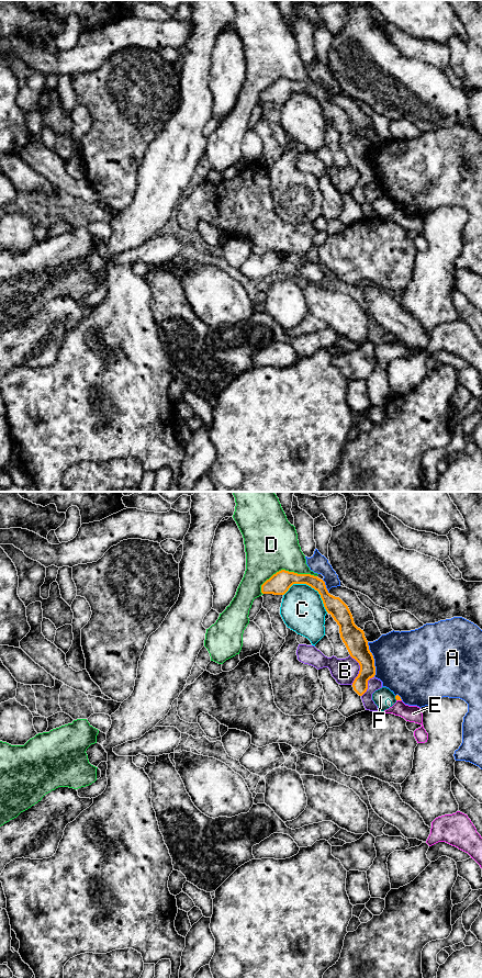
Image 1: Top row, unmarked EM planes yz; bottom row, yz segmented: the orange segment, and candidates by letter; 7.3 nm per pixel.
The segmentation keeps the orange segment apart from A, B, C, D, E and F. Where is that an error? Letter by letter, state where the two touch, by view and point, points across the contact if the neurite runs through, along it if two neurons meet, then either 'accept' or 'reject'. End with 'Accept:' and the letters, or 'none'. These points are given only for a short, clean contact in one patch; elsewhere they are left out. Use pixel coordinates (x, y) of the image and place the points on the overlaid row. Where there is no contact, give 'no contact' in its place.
A: yz (373, 660) | reject
B: yz (360, 670) | reject
C: yz (311, 586) | reject
D: yz (286, 571) | reject
E: yz (399, 699) | along yz (396, 699), (401, 700) | reject
F: yz (395, 698) | along yz (394, 696), (396, 699) | reject
Accept: none

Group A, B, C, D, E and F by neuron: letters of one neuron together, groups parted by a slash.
A / B / C / D / E / F

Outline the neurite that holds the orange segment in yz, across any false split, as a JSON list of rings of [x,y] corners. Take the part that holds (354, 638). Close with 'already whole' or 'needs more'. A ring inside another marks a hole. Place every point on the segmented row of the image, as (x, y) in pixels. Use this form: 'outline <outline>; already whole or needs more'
outline [[[281,570],[261,585],[261,593],[284,595],[293,584],[306,584],[321,595],[326,611],[339,626],[340,638],[350,656],[360,665],[352,687],[359,696],[362,696],[368,689],[368,681],[375,675],[374,659],[369,650],[363,630],[355,625],[348,606],[339,597],[330,595],[325,582],[317,576]]]; already whole

